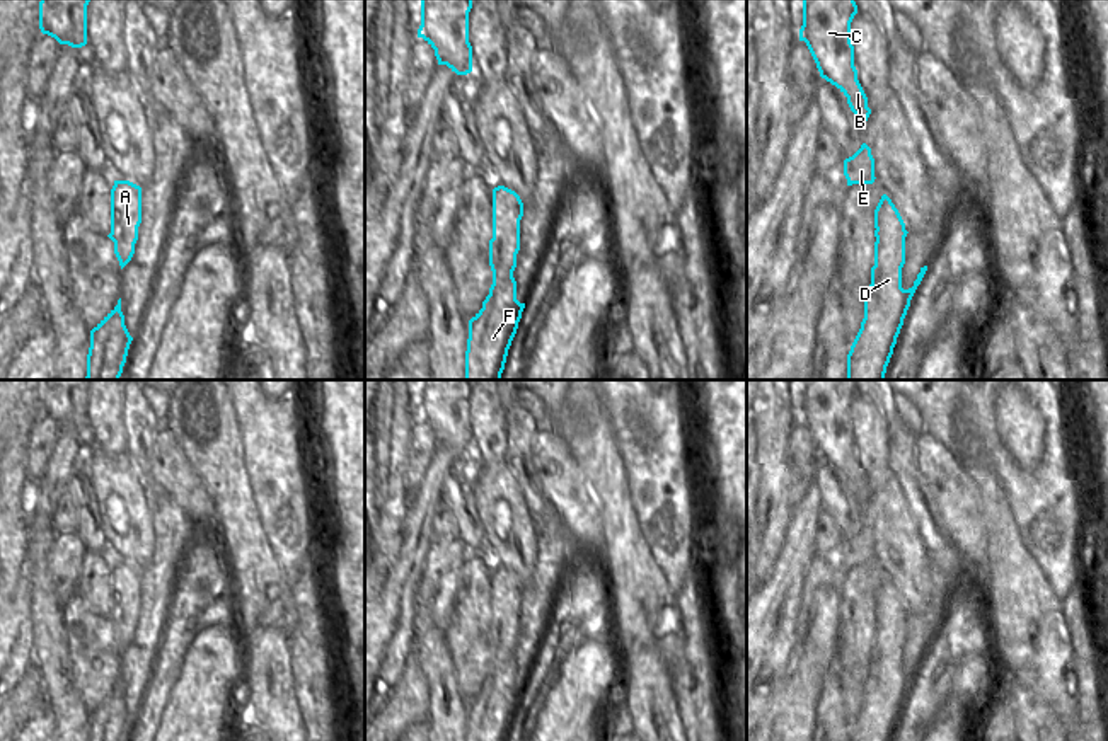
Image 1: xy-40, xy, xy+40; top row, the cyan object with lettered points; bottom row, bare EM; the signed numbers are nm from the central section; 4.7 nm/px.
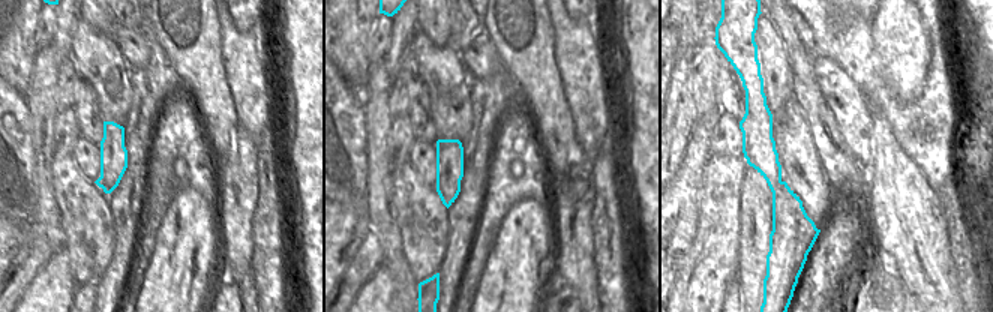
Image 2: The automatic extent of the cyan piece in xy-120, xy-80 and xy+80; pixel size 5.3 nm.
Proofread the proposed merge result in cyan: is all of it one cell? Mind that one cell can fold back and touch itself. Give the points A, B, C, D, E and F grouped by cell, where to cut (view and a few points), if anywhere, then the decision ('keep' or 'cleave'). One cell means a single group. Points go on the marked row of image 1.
A D F / B C E | xy (493, 237), (502, 244), (500, 266) | cleave

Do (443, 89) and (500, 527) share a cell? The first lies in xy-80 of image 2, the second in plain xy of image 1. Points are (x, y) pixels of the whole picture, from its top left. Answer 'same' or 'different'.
same

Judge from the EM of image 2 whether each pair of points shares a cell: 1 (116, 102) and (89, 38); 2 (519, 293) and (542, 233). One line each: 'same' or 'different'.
1: same
2: same

